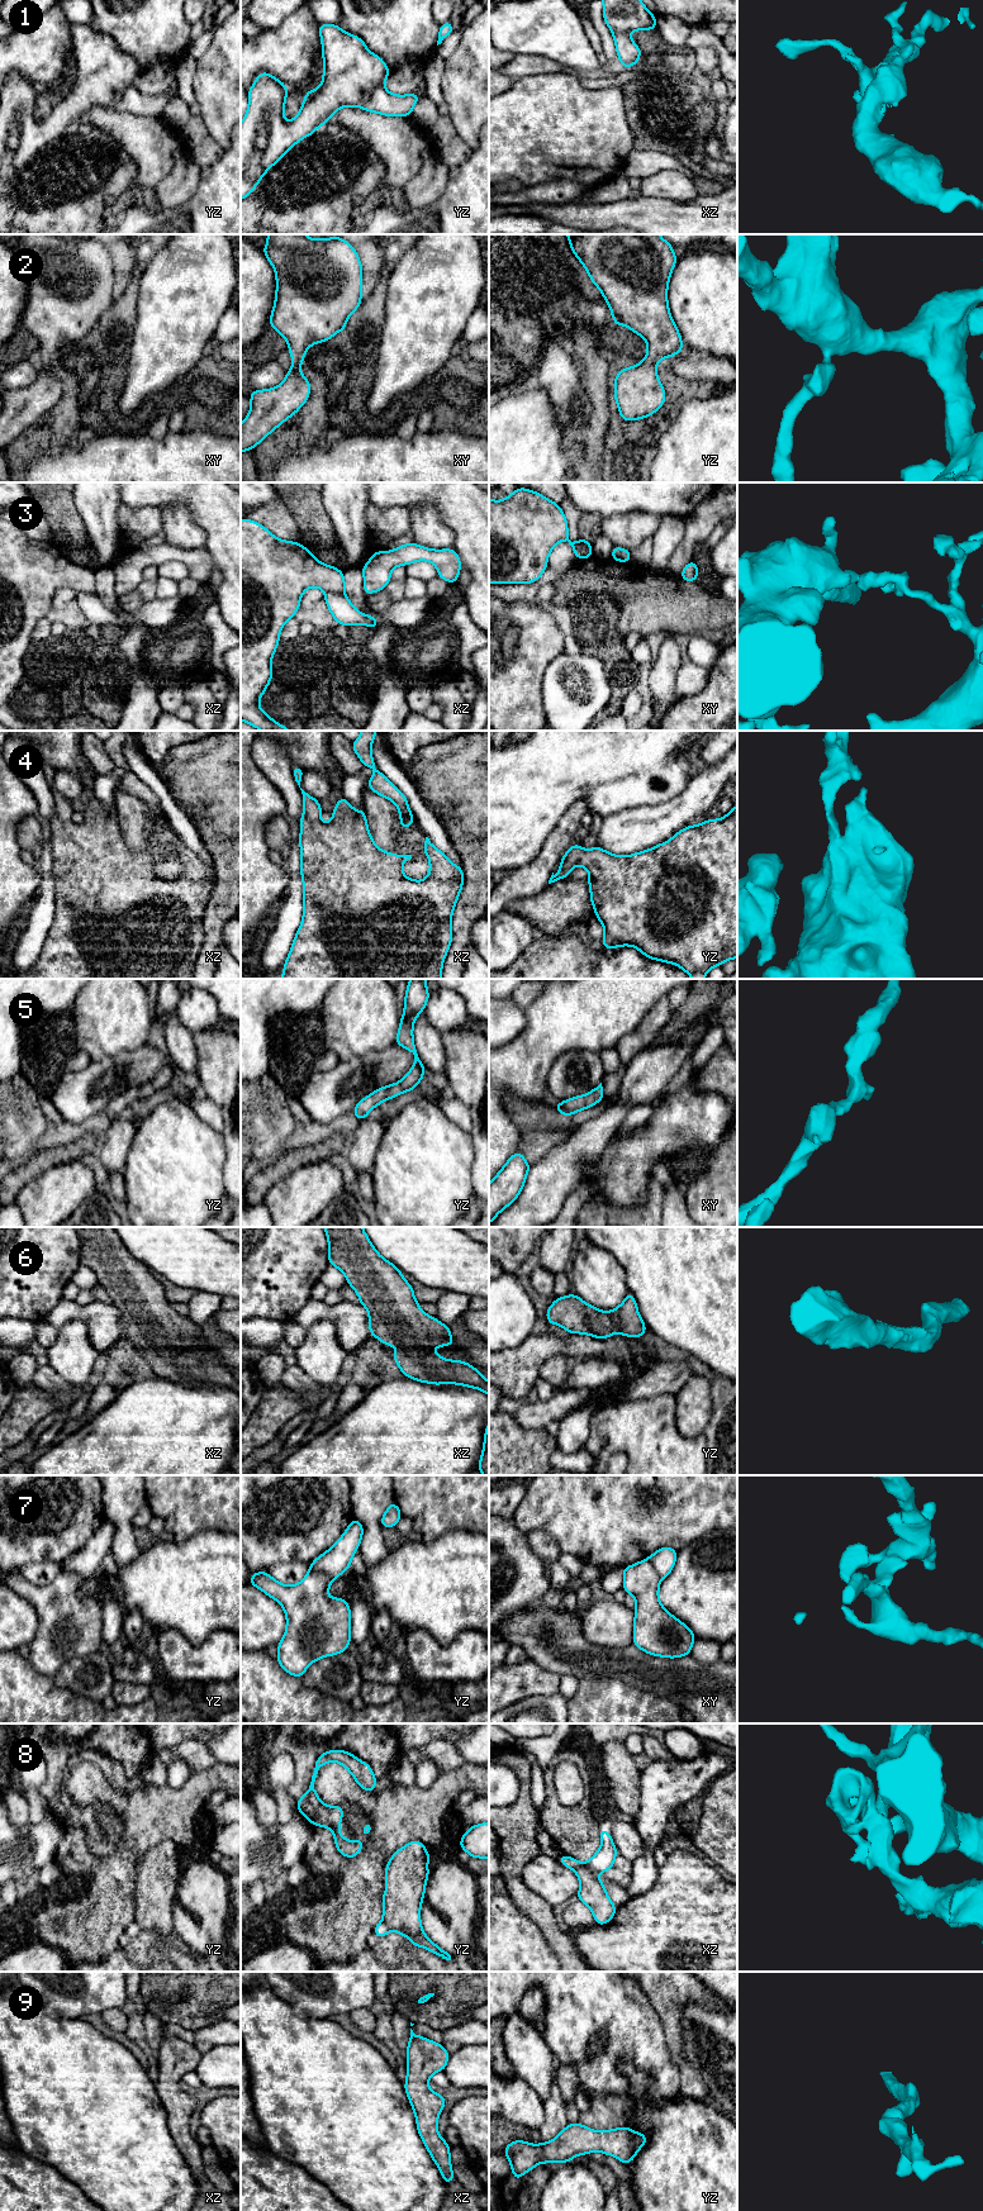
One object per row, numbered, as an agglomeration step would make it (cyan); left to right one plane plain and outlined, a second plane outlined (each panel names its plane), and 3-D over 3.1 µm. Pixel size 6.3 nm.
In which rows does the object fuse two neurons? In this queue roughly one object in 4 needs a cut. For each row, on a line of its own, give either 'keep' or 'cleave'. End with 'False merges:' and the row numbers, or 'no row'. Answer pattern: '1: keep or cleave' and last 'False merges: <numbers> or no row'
1: keep
2: keep
3: cleave
4: keep
5: keep
6: keep
7: cleave
8: cleave
9: keep
False merges: 3, 7, 8

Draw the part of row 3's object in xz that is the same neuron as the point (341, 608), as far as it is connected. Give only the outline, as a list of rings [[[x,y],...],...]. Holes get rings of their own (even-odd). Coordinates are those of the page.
[[[327,591],[324,595],[326,604],[334,618],[336,623],[342,626],[362,624],[377,628],[379,623],[371,614],[364,614],[358,612],[345,593],[337,594],[333,591]]]

